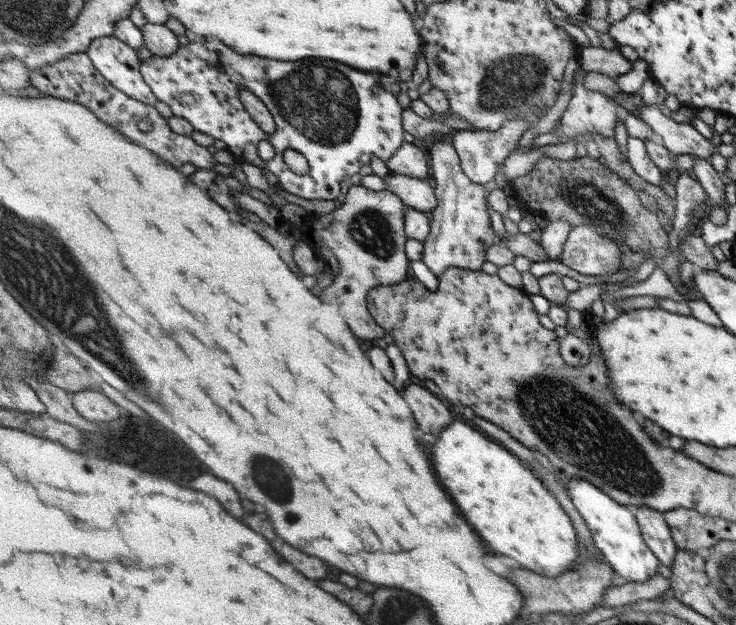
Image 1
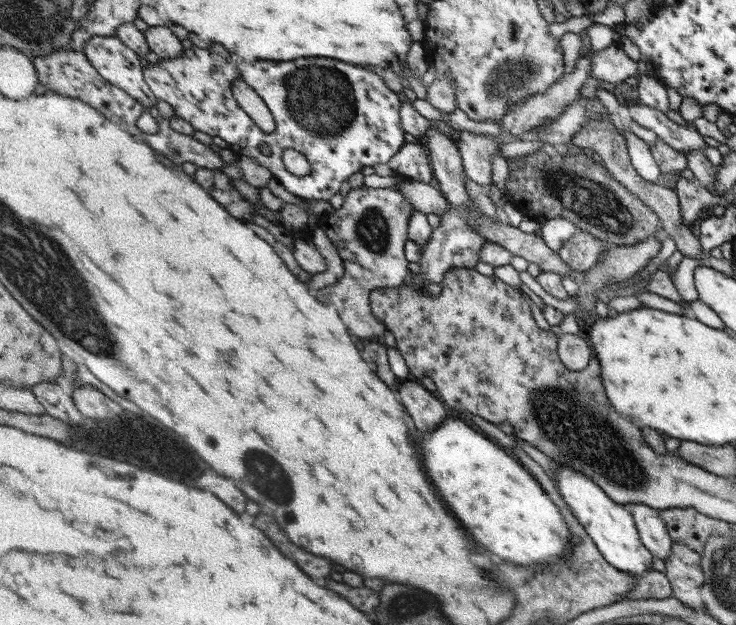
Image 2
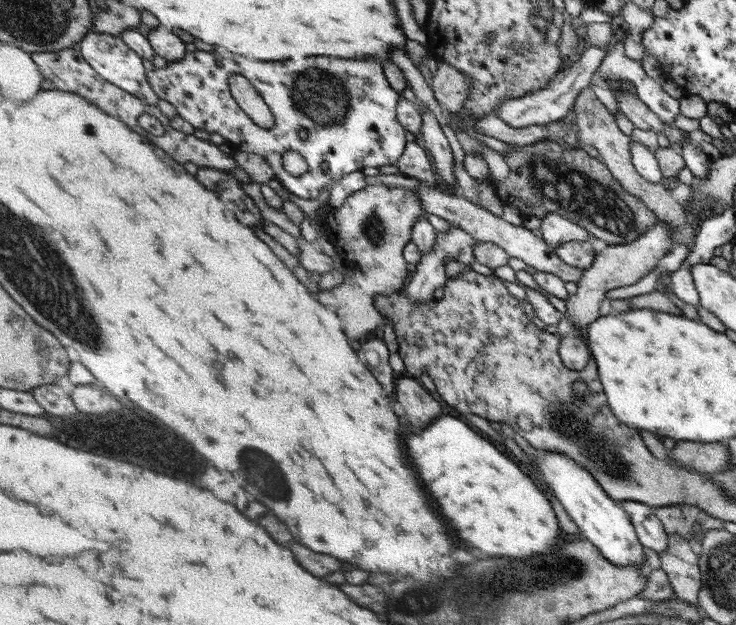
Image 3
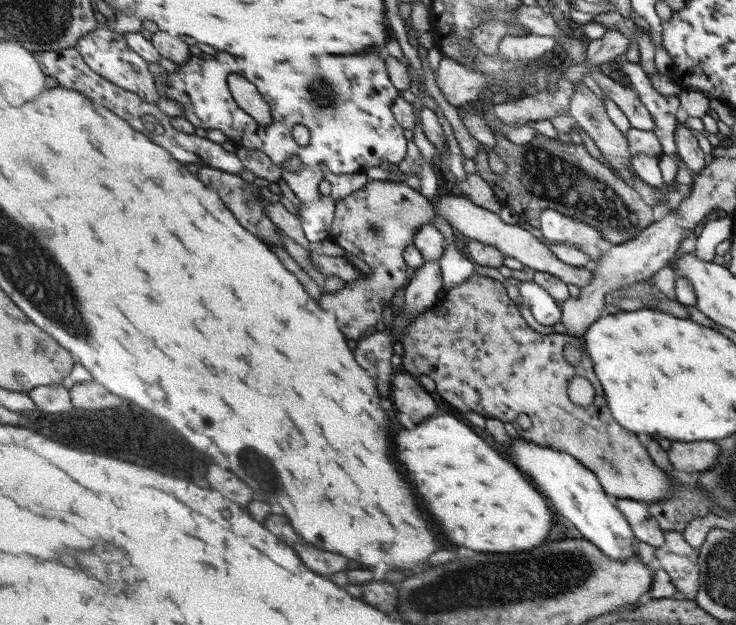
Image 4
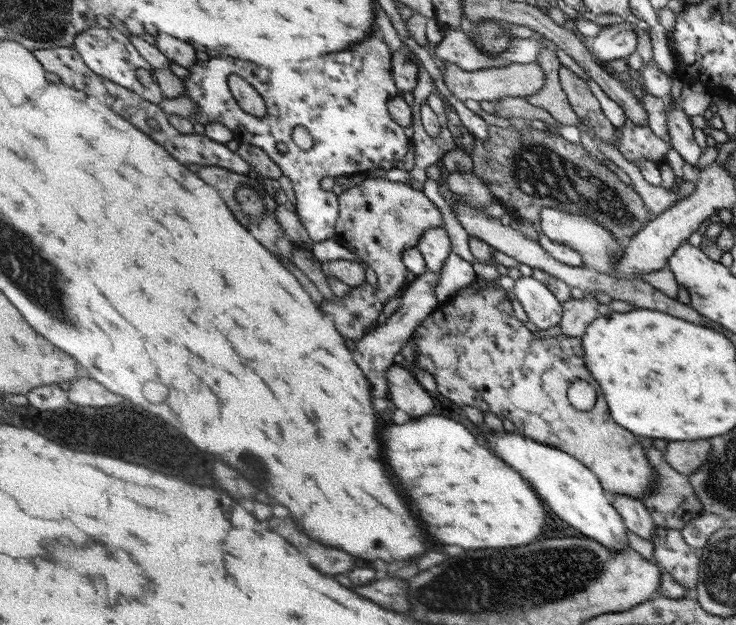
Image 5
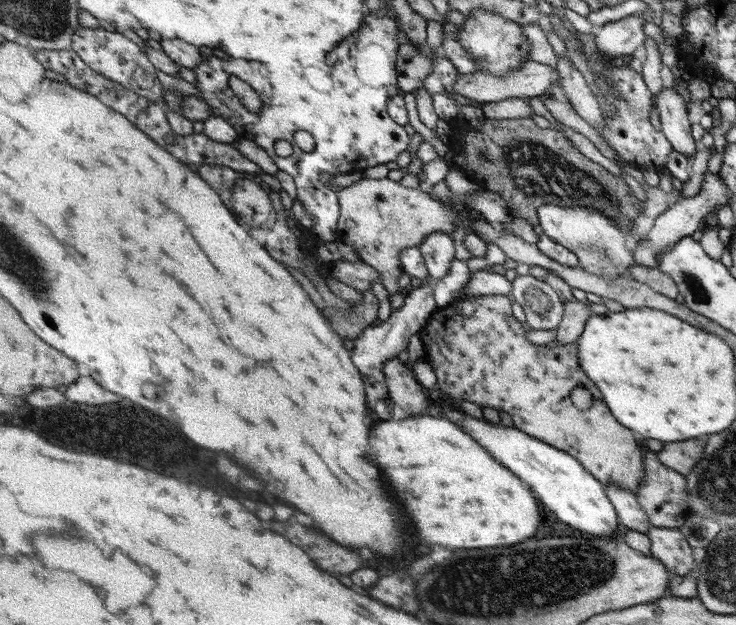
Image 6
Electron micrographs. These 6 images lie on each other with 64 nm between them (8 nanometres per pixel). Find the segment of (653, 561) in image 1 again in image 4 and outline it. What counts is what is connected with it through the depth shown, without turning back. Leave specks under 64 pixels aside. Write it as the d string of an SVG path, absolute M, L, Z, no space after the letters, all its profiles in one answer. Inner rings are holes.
M525 440L515 442L515 446L509 448L509 454L513 456L513 460L517 460L517 464L521 464L521 470L533 476L537 488L541 488L541 492L545 492L549 502L555 506L555 512L567 518L575 526L575 530L581 532L585 540L589 540L595 548L599 548L611 560L627 562L627 560L639 558L635 534L631 526L627 524L623 512L605 494L595 474L589 468L585 468L577 458L565 452L529 444Z

